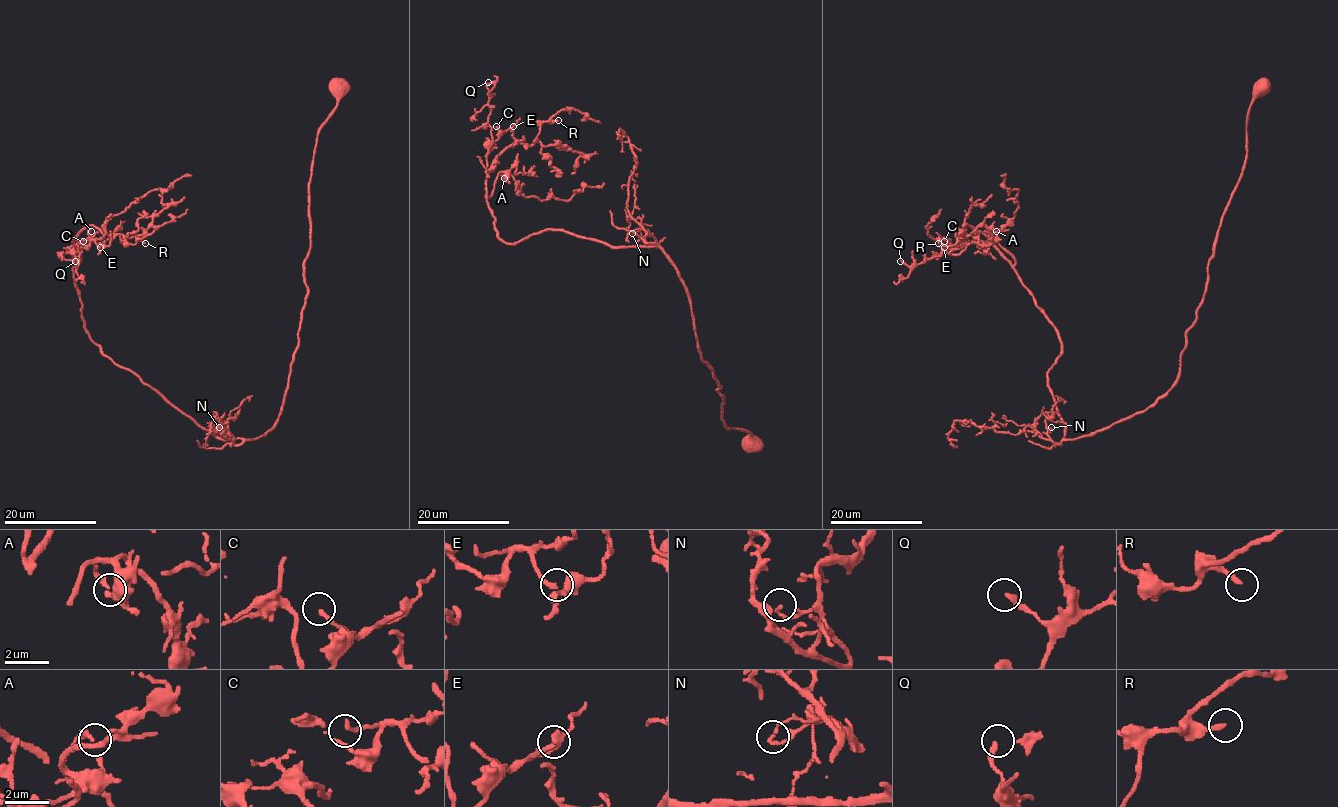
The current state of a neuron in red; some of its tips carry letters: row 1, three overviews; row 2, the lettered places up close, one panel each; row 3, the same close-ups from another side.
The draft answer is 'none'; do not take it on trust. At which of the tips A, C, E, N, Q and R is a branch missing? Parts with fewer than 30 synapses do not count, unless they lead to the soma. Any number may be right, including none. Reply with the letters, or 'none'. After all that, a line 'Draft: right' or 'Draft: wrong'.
E
Draft: wrong

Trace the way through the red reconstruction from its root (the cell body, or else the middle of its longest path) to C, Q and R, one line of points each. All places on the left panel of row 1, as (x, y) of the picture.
C: (335, 87), (309, 183), (297, 347), (264, 435), (217, 439), (102, 353), (74, 278), (83, 241)
Q: (335, 87), (309, 183), (297, 347), (264, 435), (217, 439), (108, 358), (82, 316), (74, 241), (75, 261)
R: (335, 87), (309, 183), (297, 347), (264, 435), (217, 439), (91, 339), (74, 239), (93, 225), (145, 243)

